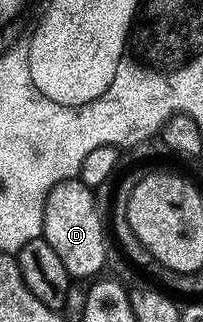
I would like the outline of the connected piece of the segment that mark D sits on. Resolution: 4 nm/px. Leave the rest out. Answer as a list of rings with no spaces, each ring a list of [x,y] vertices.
[[[79,178],[64,180],[59,182],[45,199],[45,209],[43,210],[43,226],[41,227],[41,236],[59,254],[63,261],[63,266],[69,271],[73,278],[93,278],[98,275],[97,272],[105,264],[105,232],[107,236],[107,224],[101,221],[101,208],[97,205],[94,189],[88,188]]]

